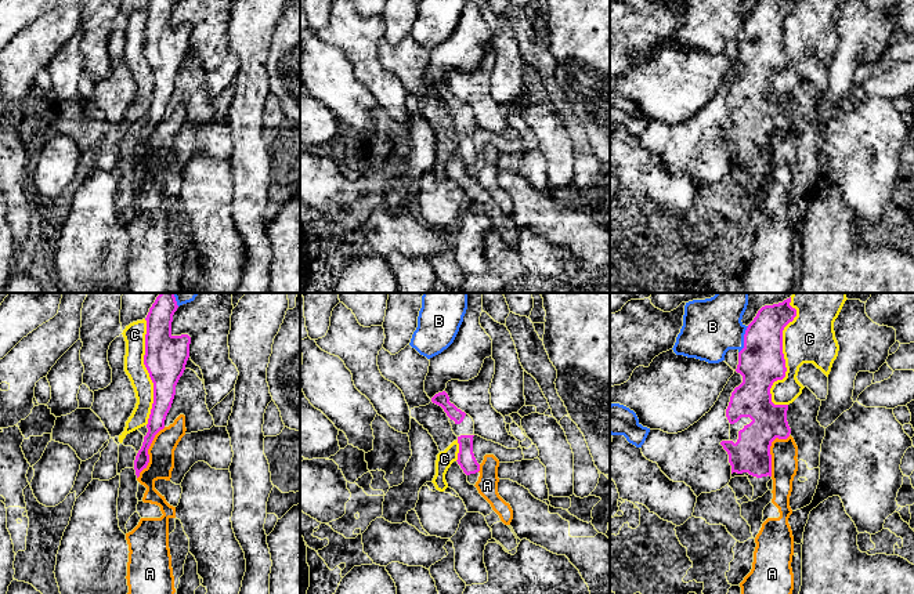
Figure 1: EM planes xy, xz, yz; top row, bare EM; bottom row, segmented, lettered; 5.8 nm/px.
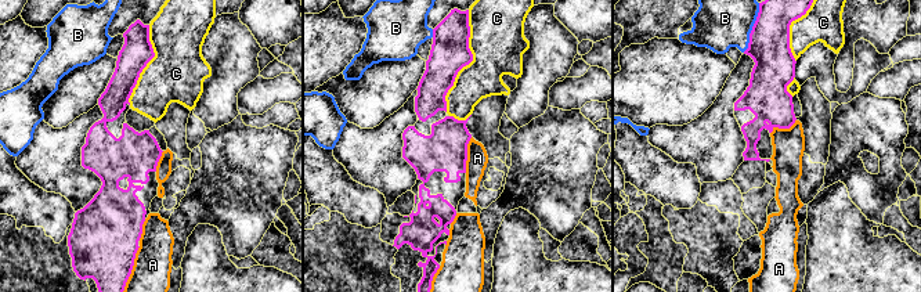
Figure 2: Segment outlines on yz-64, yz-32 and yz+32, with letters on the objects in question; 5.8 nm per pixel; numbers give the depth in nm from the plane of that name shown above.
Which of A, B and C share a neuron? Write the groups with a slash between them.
A / B / C

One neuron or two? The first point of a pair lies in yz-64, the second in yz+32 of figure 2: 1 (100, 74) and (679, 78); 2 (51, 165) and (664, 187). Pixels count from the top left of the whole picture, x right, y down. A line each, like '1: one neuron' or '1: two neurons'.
1: one neuron
2: two neurons

